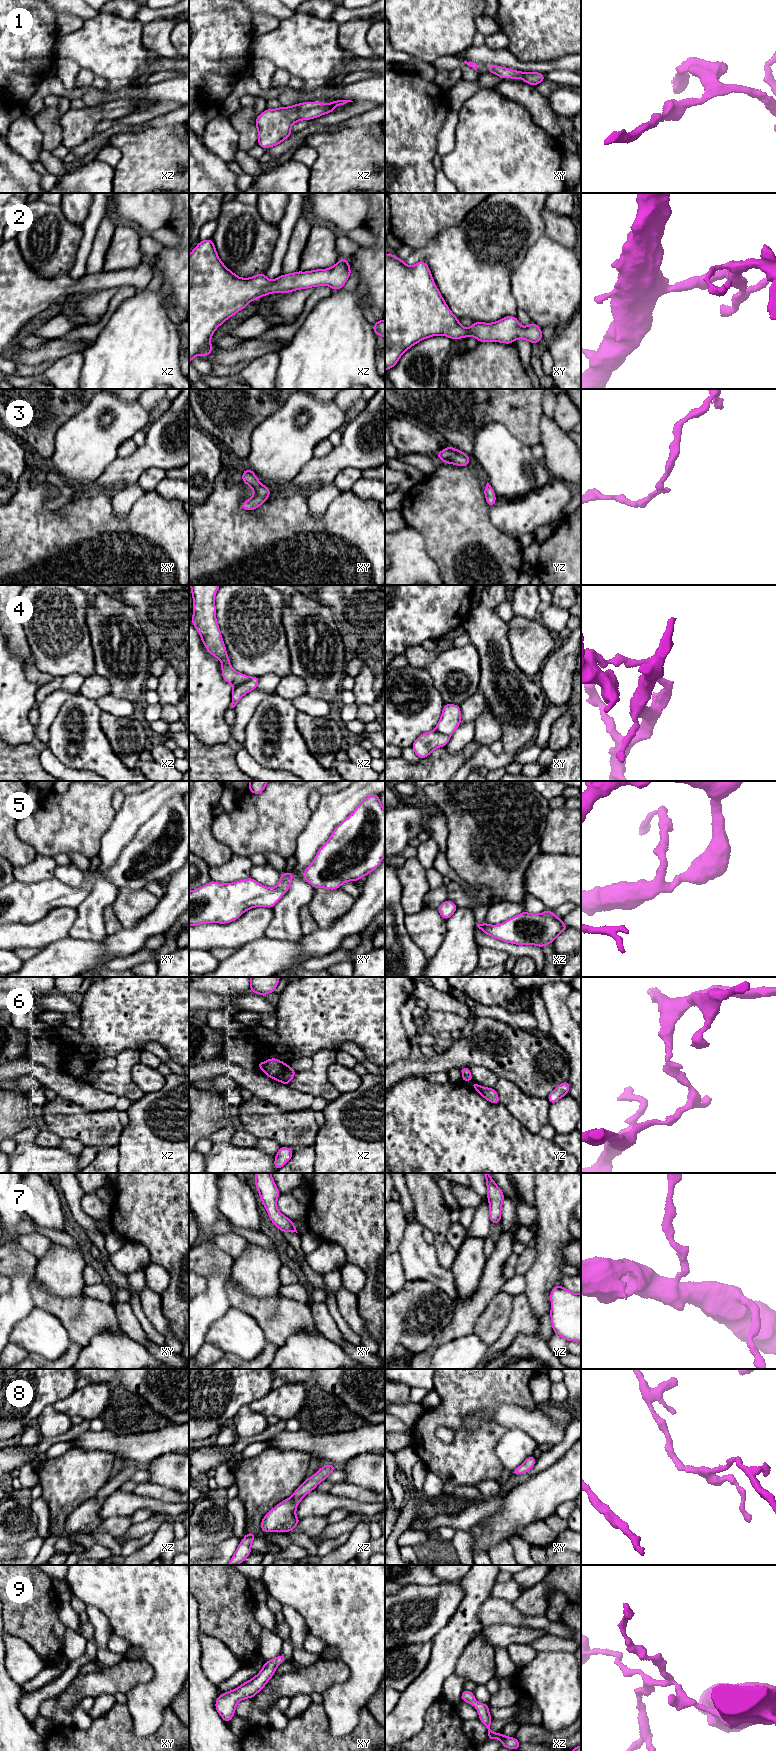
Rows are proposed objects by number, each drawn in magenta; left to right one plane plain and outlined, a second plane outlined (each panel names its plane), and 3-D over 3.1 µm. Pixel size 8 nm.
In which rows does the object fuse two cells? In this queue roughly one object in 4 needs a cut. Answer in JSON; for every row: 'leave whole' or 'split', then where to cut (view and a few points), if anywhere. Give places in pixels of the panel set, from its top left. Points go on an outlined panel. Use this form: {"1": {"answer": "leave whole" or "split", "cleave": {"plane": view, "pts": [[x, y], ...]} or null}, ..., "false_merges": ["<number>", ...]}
{"1": {"answer": "leave whole", "cleave": null}, "2": {"answer": "leave whole", "cleave": null}, "3": {"answer": "leave whole", "cleave": null}, "4": {"answer": "split", "cleave": {"plane": "xz", "pts": [[249, 677], [233, 691]]}}, "5": {"answer": "leave whole", "cleave": null}, "6": {"answer": "split", "cleave": {"plane": "xz", "pts": [[289, 1067], [279, 1080]]}}, "7": {"answer": "leave whole", "cleave": null}, "8": {"answer": "leave whole", "cleave": null}, "9": {"answer": "leave whole", "cleave": null}, "false_merges": ["4", "6"]}

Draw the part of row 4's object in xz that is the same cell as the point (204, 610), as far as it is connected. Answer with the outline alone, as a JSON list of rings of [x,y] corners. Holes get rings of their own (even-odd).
[[[190,585],[193,596],[193,617],[191,624],[197,629],[207,651],[222,663],[224,681],[233,685],[233,691],[249,680],[230,664],[220,628],[216,620],[214,597],[220,585]]]

